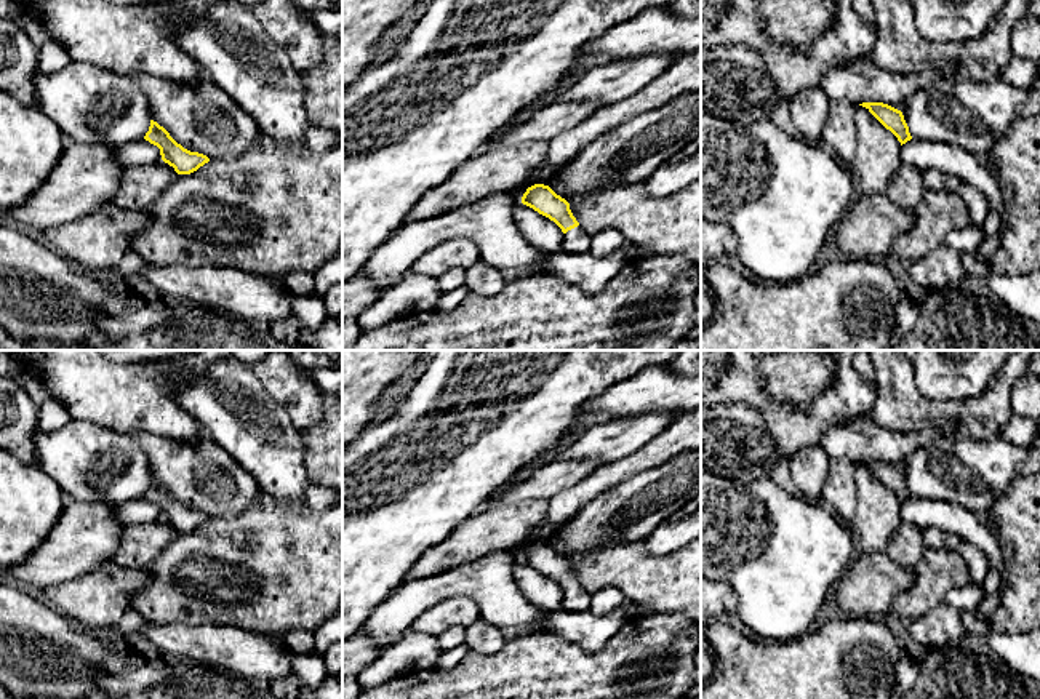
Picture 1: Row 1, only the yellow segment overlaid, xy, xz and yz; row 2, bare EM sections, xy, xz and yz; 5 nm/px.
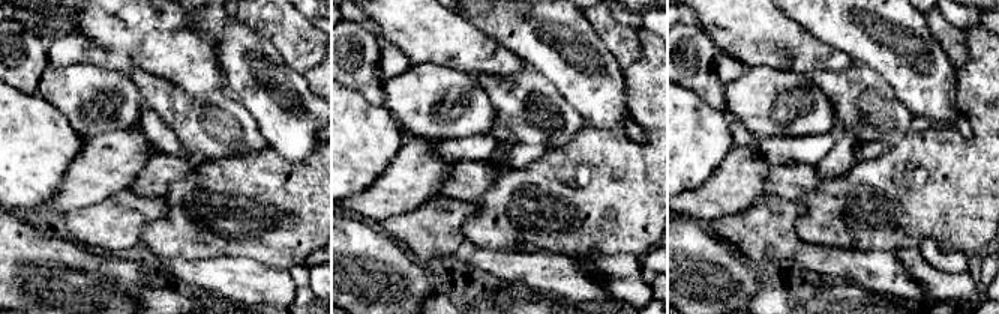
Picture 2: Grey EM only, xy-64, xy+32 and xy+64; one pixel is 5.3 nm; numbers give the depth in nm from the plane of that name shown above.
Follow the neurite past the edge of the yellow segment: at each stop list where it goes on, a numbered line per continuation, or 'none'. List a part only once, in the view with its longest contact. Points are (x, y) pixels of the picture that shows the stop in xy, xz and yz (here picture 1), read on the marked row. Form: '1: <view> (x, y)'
1: xz (575, 242)

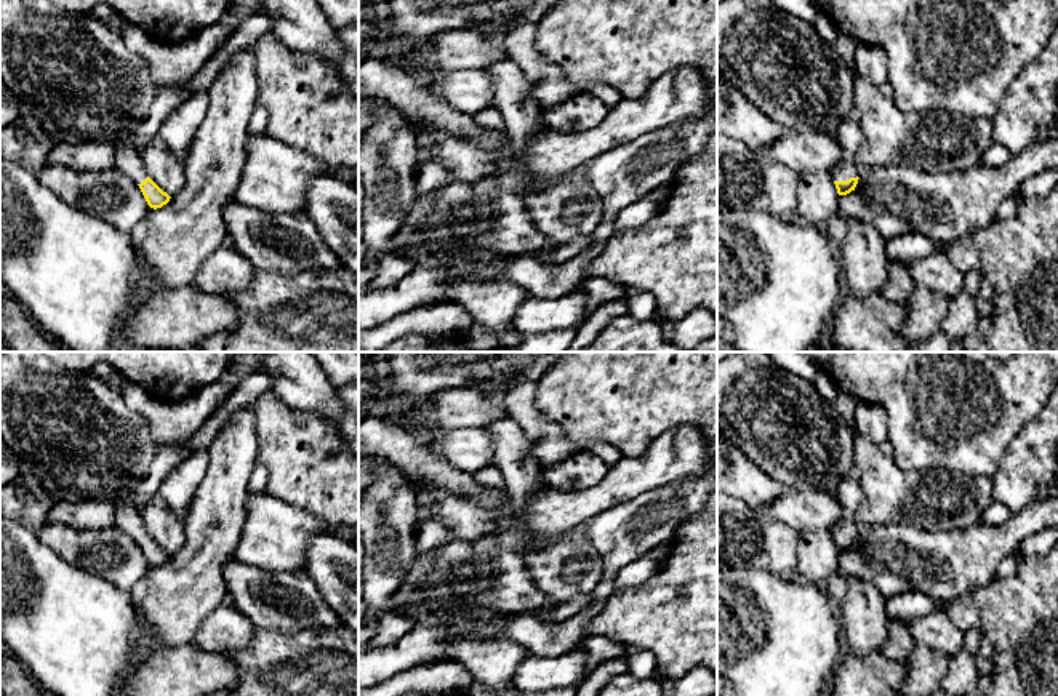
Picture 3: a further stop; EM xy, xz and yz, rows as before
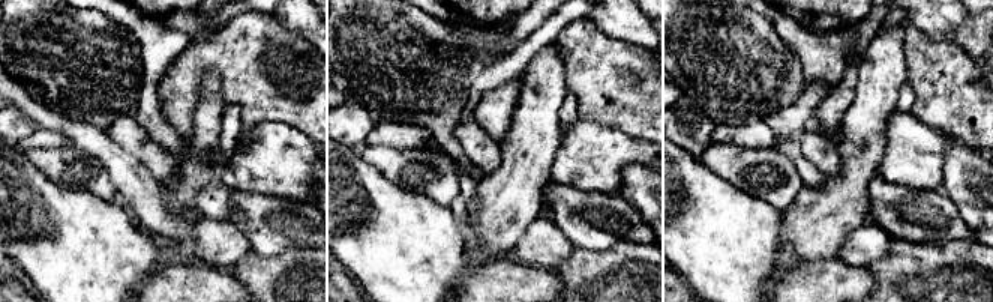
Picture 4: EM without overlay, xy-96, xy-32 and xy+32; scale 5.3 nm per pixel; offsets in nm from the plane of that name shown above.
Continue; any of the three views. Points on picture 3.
1: yz (845, 170)

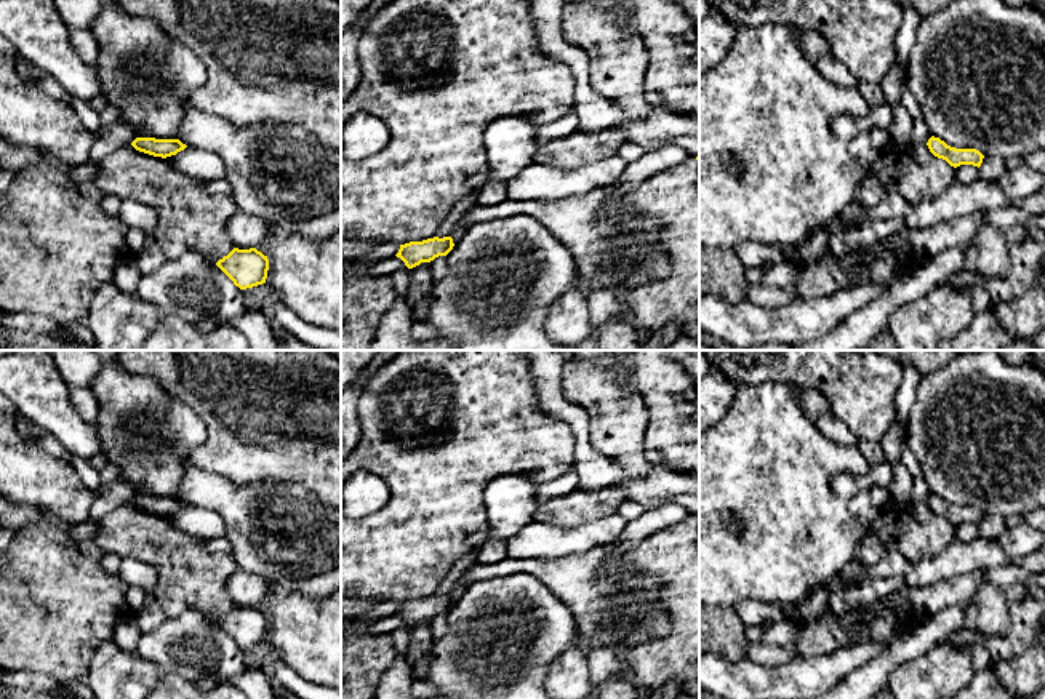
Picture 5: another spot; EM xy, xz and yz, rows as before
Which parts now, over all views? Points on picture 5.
none

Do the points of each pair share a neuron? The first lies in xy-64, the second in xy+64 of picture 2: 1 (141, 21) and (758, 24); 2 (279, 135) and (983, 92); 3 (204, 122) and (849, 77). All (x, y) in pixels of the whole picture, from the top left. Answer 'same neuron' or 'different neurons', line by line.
1: same neuron
2: different neurons
3: same neuron

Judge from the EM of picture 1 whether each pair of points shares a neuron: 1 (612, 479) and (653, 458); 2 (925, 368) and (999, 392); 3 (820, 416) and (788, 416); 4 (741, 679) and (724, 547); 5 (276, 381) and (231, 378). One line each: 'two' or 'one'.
1: one
2: two
3: one
4: two
5: two

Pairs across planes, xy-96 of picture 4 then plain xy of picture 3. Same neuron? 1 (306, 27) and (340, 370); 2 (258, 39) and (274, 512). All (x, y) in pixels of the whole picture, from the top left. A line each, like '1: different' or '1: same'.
1: different
2: different

